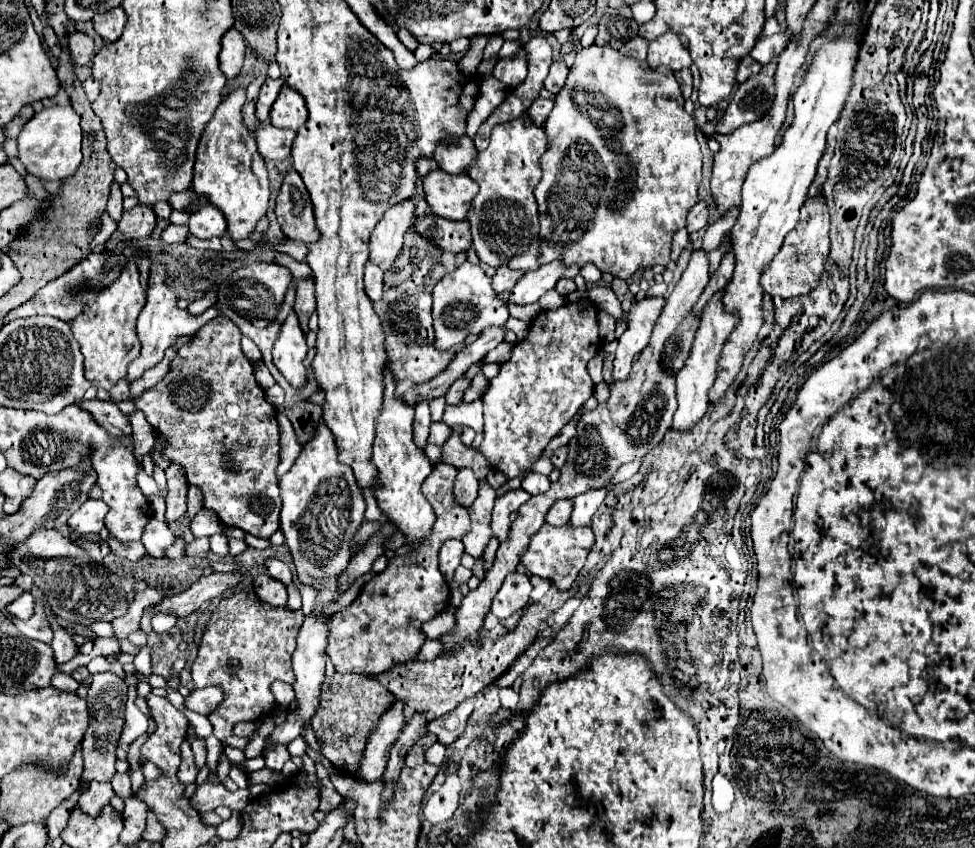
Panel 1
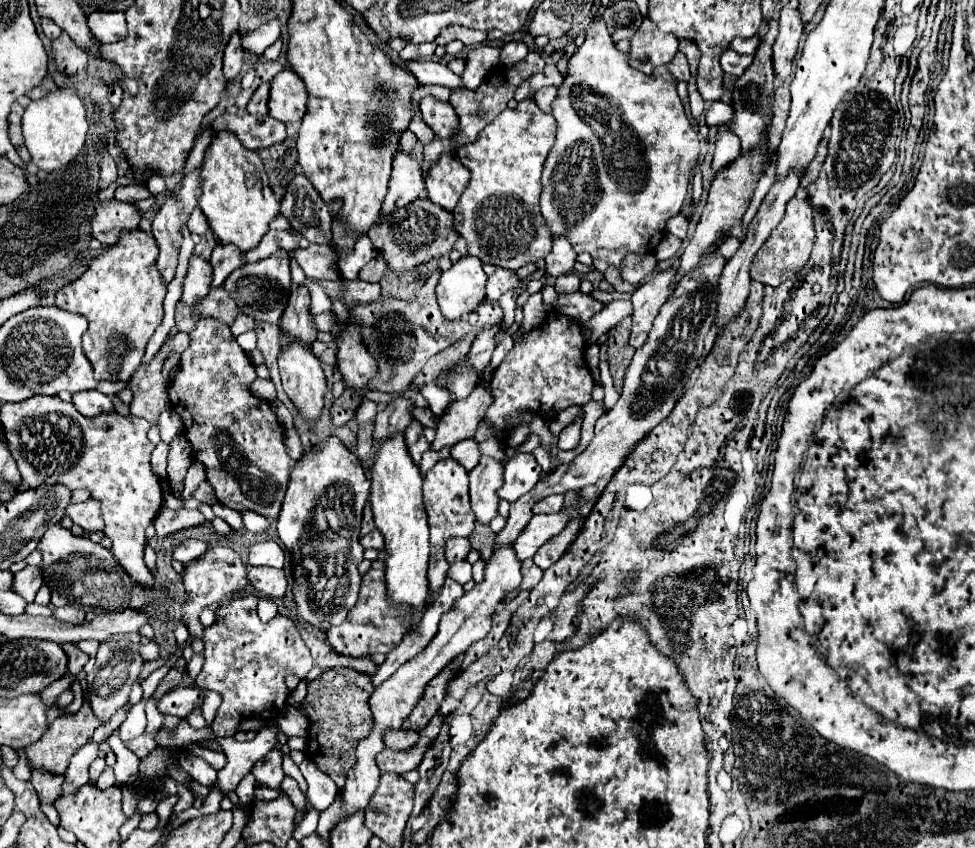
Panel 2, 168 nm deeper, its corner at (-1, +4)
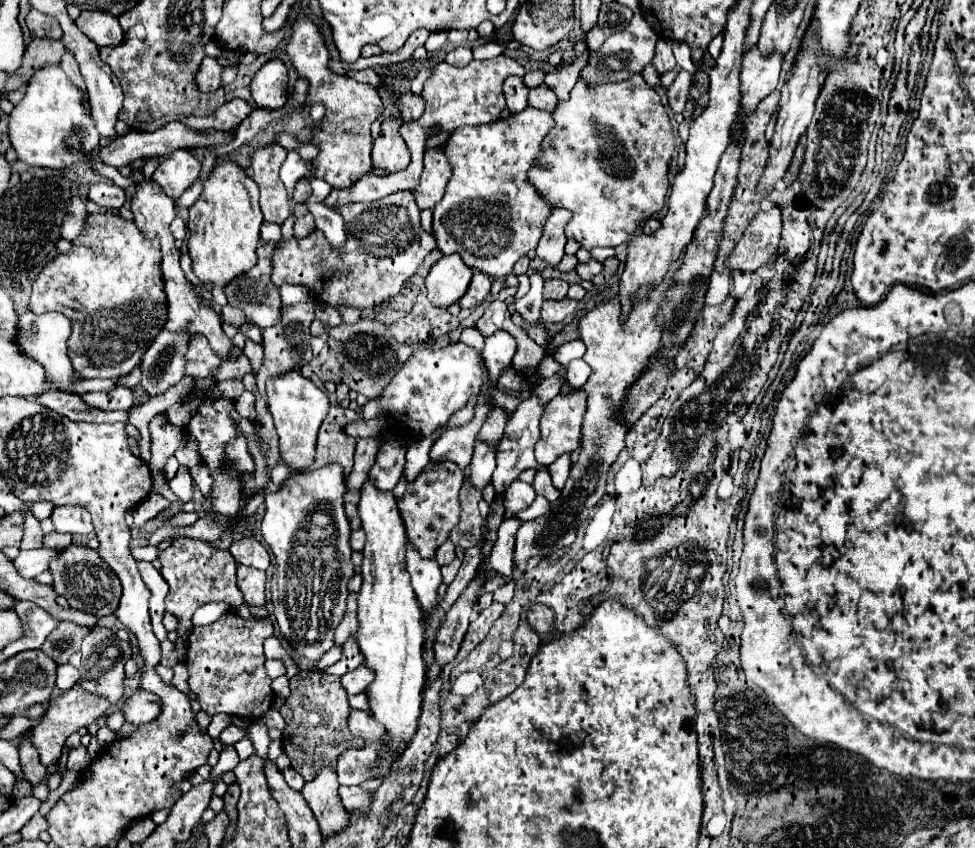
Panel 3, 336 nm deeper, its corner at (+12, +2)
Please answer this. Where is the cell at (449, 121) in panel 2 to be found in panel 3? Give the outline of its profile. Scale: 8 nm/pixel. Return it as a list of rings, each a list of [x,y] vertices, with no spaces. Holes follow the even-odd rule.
[[[406,92],[404,96],[402,94],[392,94],[392,102],[400,110],[400,114],[406,122],[420,118],[420,114],[424,112],[422,96],[414,96],[412,92]]]

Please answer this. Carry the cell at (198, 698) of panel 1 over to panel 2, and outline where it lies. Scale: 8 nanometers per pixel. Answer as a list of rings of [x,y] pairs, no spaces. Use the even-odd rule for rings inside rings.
[[[195,686],[191,688],[173,688],[171,692],[167,692],[161,702],[159,702],[159,712],[161,714],[173,714],[177,718],[185,718],[189,712],[193,712],[195,708],[203,706],[203,692]]]

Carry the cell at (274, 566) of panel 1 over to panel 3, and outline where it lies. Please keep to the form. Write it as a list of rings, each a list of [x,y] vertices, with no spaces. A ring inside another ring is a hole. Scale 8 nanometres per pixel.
[[[244,536],[242,540],[232,542],[230,552],[232,552],[232,556],[236,558],[238,564],[252,566],[252,568],[258,568],[258,570],[266,570],[270,566],[268,550],[254,536]]]

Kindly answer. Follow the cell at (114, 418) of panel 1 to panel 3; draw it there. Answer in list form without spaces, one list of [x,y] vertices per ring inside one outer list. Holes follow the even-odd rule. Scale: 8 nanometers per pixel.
[[[52,392],[52,394],[42,394],[36,398],[38,404],[46,406],[48,410],[54,410],[70,420],[84,420],[84,422],[128,422],[128,412],[124,410],[114,410],[114,412],[104,412],[96,410],[84,404],[84,400],[78,394],[70,392]]]

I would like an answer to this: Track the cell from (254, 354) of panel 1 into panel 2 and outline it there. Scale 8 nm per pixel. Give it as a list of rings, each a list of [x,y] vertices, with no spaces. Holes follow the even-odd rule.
[[[249,330],[249,332],[241,334],[241,336],[237,338],[237,342],[239,342],[239,346],[241,346],[245,352],[251,352],[251,350],[255,350],[255,348],[257,348],[257,336],[255,336],[255,332],[253,332],[253,330]]]

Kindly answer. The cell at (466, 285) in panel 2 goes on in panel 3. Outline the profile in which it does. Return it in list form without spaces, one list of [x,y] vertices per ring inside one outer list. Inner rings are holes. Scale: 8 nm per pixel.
[[[456,254],[442,256],[426,276],[428,300],[434,306],[450,306],[464,296],[468,284],[472,280],[472,268],[464,264],[464,260]]]

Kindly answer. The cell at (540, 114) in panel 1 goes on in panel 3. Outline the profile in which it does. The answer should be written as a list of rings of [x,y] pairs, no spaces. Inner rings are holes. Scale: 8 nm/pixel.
[[[540,84],[540,86],[536,86],[536,88],[530,90],[528,104],[534,106],[534,108],[538,108],[538,110],[552,112],[556,108],[556,104],[558,104],[558,98],[556,98],[556,94],[548,86]]]

